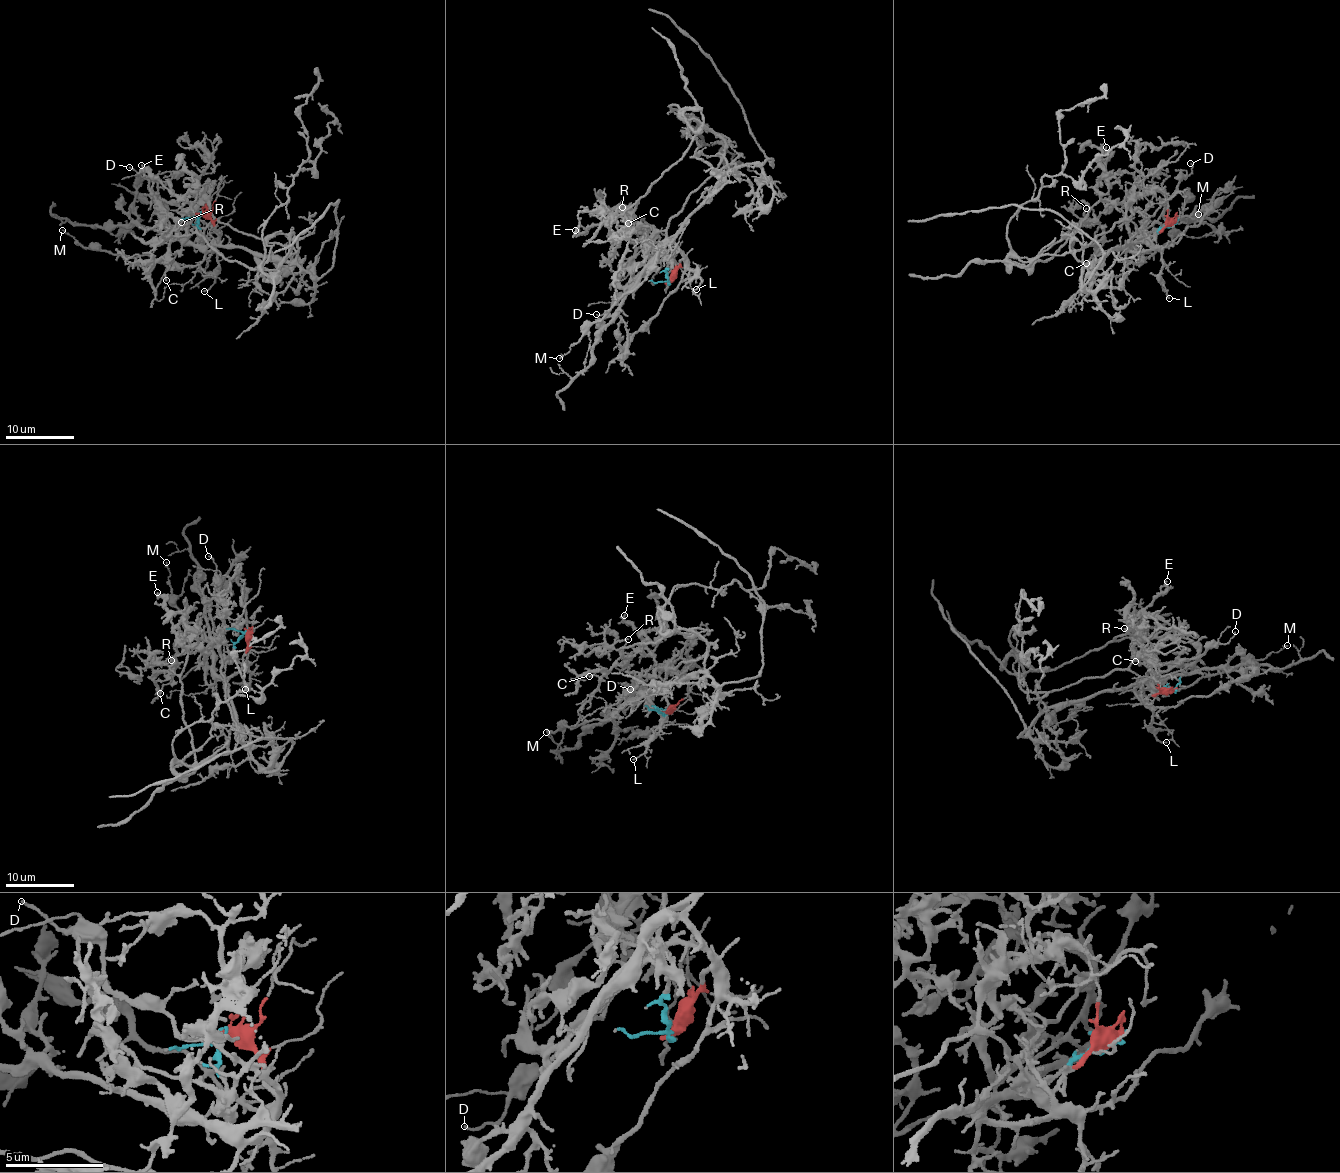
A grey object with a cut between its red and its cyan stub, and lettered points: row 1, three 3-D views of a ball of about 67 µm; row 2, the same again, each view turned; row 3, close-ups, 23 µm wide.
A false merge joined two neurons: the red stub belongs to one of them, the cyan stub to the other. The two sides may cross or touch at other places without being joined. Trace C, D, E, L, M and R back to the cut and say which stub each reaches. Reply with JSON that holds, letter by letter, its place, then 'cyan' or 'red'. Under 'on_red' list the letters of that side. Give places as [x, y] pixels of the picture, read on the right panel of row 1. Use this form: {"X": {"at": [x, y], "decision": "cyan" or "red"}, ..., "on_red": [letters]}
{"C": {"at": [1086, 263], "decision": "cyan"}, "D": {"at": [1190, 163], "decision": "red"}, "E": {"at": [1106, 147], "decision": "cyan"}, "L": {"at": [1169, 298], "decision": "red"}, "M": {"at": [1198, 214], "decision": "red"}, "R": {"at": [1086, 208], "decision": "cyan"}, "on_red": ["D", "L", "M"]}

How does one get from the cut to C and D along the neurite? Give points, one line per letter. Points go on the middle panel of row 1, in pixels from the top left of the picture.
C: (669, 283), (668, 221), (718, 165), (724, 142), (705, 127), (625, 212), (628, 234), (628, 223)
D: (669, 281), (683, 258), (681, 253), (669, 250), (625, 290), (610, 310), (595, 314)

